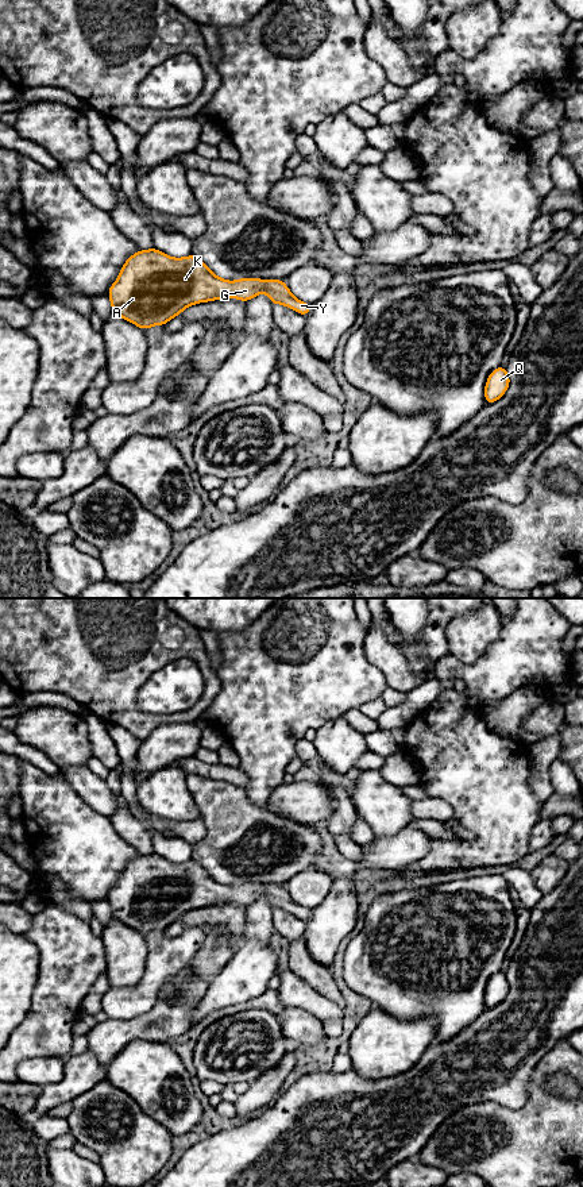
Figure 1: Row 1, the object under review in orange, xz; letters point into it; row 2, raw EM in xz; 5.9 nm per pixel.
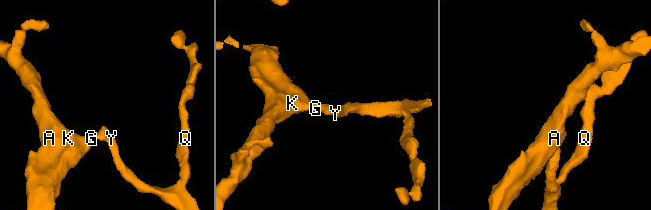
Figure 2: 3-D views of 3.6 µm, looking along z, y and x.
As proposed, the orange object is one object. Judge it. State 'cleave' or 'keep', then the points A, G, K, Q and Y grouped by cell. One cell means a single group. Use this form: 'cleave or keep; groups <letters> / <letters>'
keep; groups A G K Q Y

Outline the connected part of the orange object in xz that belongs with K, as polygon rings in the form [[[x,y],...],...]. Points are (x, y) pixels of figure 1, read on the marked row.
[[[157,248],[131,255],[111,285],[112,313],[148,329],[165,325],[188,307],[223,298],[248,301],[266,293],[273,305],[282,304],[306,316],[312,305],[293,296],[283,280],[240,278],[227,281],[215,275],[196,255],[173,258]]]

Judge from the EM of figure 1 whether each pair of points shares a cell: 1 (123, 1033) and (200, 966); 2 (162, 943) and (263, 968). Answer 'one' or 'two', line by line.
1: one
2: two

